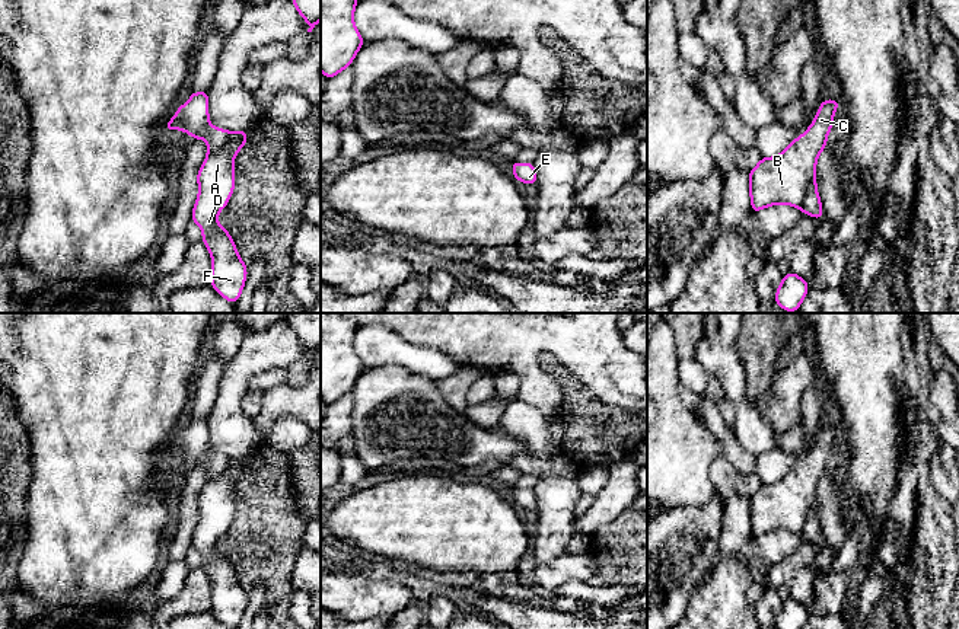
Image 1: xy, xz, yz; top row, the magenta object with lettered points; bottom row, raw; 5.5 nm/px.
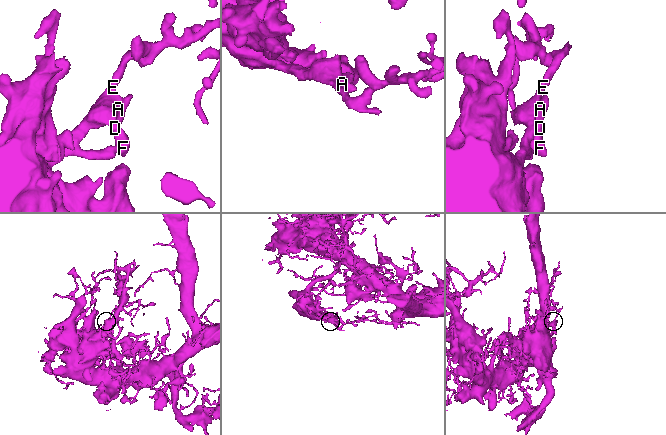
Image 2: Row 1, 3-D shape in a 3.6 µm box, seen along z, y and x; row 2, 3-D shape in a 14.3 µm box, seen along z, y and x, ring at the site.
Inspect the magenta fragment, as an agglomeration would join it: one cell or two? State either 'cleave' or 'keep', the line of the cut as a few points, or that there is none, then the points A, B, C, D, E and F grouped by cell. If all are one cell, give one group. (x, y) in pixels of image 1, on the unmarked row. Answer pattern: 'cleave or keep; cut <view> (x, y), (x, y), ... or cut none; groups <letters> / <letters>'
keep; cut none; groups A B C D E F

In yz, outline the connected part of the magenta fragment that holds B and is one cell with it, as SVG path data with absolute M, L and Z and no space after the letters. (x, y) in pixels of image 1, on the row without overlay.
M823 427L812 451L800 463L778 482L762 483L749 498L752 540L770 531L787 530L810 543L823 545L816 488L826 473L838 432L839 427Z

